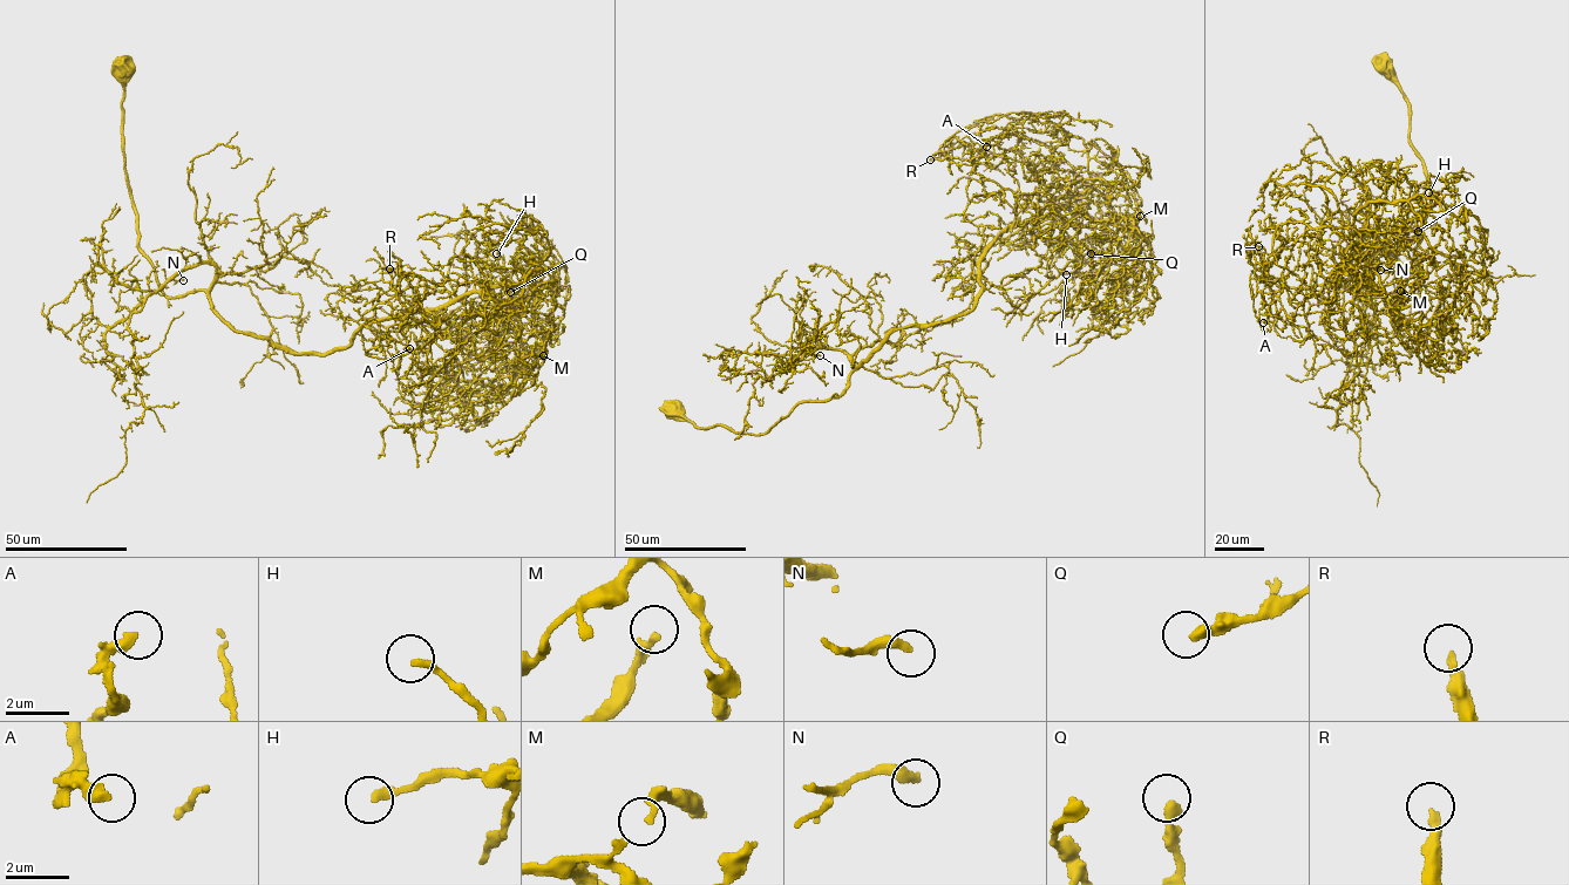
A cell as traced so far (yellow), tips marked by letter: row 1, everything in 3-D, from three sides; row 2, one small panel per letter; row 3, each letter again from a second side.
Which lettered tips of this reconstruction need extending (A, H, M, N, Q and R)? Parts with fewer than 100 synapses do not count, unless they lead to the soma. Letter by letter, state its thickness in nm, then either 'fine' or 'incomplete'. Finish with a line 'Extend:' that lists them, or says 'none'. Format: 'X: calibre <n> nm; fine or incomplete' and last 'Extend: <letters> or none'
A: calibre 360 nm; incomplete
H: calibre 240 nm; fine
M: calibre 180 nm; fine
N: calibre 320 nm; fine
Q: calibre 320 nm; fine
R: calibre 240 nm; incomplete
Extend: A, R

